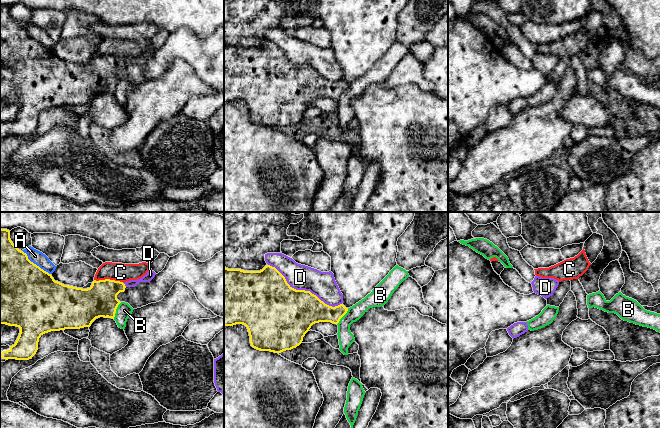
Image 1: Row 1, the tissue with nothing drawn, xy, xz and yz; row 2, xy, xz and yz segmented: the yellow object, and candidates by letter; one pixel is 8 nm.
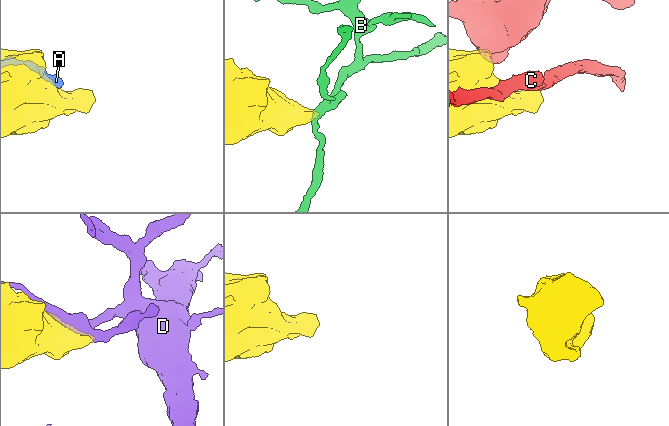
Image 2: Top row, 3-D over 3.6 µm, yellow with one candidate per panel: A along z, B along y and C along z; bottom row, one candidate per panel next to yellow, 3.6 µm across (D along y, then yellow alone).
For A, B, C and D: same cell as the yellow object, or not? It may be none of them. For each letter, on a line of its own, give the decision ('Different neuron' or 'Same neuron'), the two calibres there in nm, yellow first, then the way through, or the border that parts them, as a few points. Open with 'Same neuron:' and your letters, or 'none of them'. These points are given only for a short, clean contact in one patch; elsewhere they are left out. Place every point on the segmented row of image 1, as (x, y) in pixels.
Same neuron: none of them
A: Different neuron. Thickness 500 nm (yellow) against 110 nm
B: Different neuron. Thickness 280 nm (yellow) against 120 nm. Boundary: xy (121, 302), (113, 318)
C: Different neuron. Thickness 280 nm (yellow) against 140 nm. Boundary: xy (94, 279), (119, 280), (123, 283)
D: Different neuron. Thickness 440 nm (yellow) against 200 nm

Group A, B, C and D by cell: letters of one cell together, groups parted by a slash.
A / B / C / D

